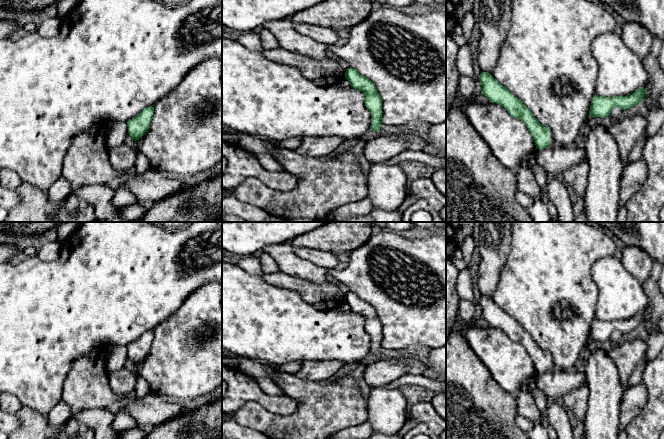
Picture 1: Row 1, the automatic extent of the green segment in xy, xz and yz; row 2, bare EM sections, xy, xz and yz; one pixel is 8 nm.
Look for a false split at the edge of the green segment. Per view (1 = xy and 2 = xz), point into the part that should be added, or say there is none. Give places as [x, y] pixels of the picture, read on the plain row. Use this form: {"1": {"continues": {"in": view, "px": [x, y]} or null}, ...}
{"1": {"continues": null}, "2": {"continues": null}}

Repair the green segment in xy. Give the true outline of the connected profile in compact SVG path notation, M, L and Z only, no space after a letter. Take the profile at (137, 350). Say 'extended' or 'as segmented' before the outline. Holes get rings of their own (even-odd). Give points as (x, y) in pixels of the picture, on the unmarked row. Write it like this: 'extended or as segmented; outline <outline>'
as segmented; outline M154 331L144 332L136 341L128 344L128 358L134 365L142 361L149 353L150 347L154 339Z

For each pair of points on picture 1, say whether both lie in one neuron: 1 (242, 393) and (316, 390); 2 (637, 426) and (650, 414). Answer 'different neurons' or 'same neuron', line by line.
1: different neurons
2: same neuron

